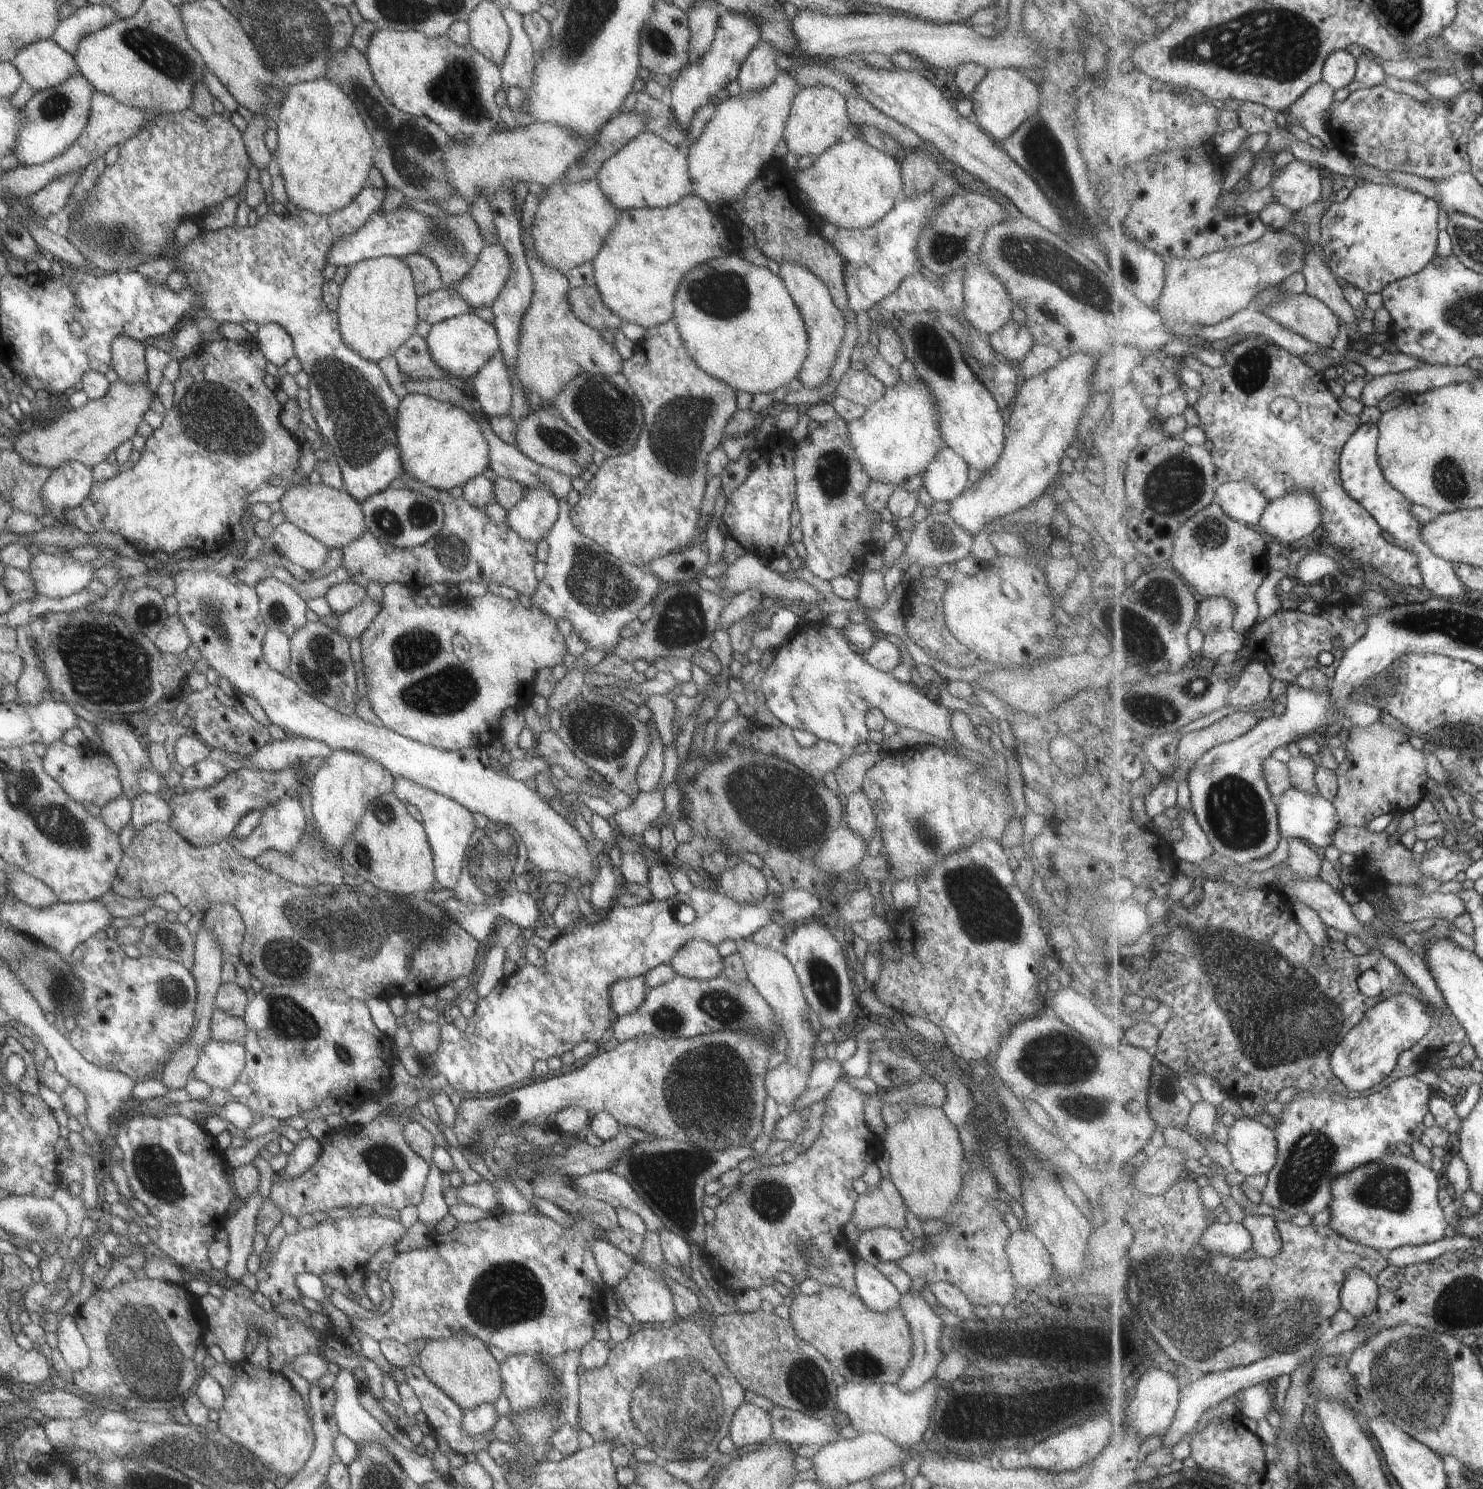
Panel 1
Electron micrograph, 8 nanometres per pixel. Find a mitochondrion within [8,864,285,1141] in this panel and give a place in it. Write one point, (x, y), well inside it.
(56, 980)

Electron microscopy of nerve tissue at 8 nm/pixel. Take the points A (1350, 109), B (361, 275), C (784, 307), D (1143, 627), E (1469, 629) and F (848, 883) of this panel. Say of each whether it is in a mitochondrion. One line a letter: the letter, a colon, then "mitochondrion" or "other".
A: other
B: other
C: other
D: mitochondrion
E: mitochondrion
F: other

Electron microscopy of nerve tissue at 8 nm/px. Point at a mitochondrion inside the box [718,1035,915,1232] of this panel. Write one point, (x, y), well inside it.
(773, 1202)

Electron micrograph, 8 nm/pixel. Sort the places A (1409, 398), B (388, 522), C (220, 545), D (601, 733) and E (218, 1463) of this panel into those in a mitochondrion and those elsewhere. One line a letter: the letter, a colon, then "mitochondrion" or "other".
A: other
B: mitochondrion
C: other
D: mitochondrion
E: mitochondrion

